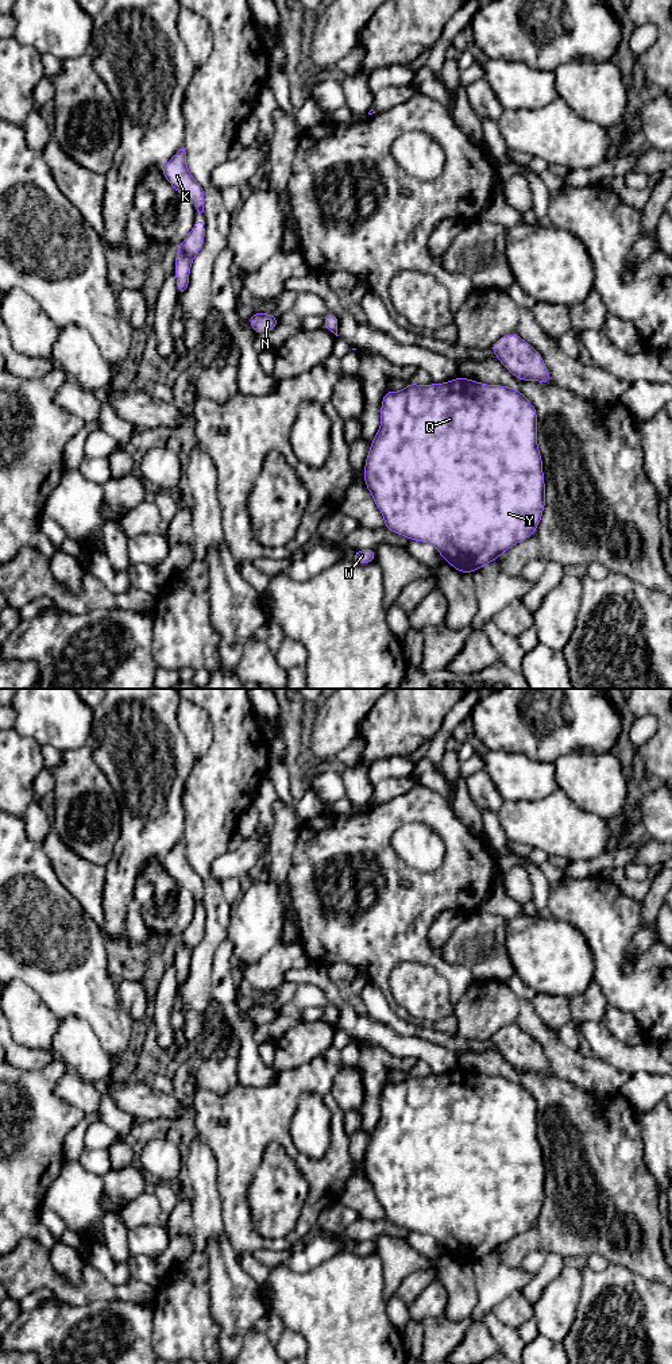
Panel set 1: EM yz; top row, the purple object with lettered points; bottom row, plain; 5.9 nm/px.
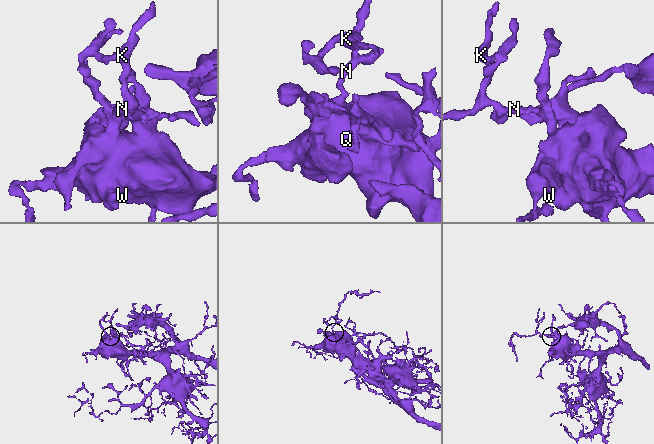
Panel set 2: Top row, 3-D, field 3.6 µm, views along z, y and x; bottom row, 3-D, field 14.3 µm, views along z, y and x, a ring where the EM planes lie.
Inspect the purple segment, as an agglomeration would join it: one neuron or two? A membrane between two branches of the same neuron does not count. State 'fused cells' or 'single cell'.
single cell

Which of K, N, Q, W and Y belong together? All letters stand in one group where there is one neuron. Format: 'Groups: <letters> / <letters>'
Groups: K N Q W Y

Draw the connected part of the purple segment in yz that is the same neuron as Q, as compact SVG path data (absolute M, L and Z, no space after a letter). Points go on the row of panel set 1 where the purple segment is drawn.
M456 377L443 384L408 384L402 390L387 390L381 405L381 427L371 442L364 463L364 485L383 516L385 527L401 536L432 544L453 569L471 574L497 560L517 543L530 537L537 529L545 508L545 481L542 458L537 444L537 411L517 389L505 385L486 385L474 379Z

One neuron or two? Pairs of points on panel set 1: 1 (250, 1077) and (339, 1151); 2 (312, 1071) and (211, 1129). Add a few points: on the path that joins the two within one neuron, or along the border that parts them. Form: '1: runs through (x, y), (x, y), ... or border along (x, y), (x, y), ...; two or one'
1: border along (277, 1072), (263, 1086), (239, 1085); two
2: runs through (286, 1091), (262, 1116), (236, 1125); one

